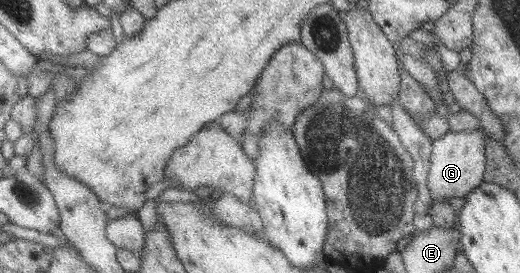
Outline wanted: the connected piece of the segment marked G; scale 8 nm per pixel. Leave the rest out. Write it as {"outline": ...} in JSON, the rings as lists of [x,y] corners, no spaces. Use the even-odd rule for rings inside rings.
{"outline":[[[481,131],[448,132],[432,142],[428,188],[433,200],[449,200],[466,197],[481,185],[486,170],[486,139]]]}

